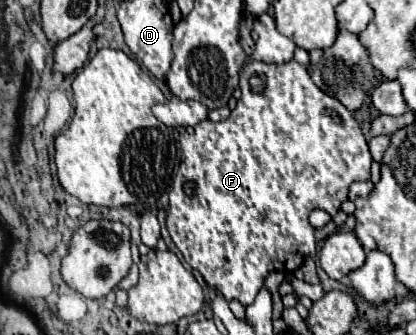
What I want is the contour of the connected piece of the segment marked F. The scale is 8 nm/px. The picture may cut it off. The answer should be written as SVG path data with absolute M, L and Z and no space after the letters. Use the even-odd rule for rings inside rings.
M254 60L246 64L240 74L240 90L242 96L238 106L226 120L202 120L202 124L194 126L192 134L180 134L178 142L184 160L170 188L166 226L184 260L204 276L210 288L220 290L226 300L236 298L248 306L254 302L254 296L262 288L268 272L298 270L304 258L314 256L318 252L318 244L336 232L336 224L332 220L326 228L316 230L308 222L308 216L312 210L320 208L334 218L340 204L348 198L350 184L370 178L372 156L354 116L342 102L326 96L326 92L310 80L308 70L296 60L286 64L266 64ZM252 74L264 76L262 92L252 92L248 82ZM324 108L336 110L344 124L336 124L332 116L322 112ZM186 180L196 182L194 196L184 194L182 186Z

